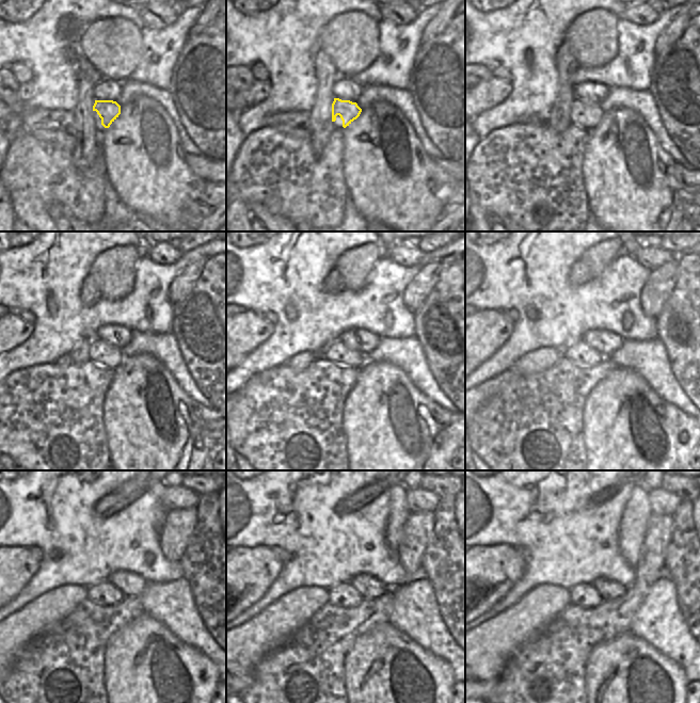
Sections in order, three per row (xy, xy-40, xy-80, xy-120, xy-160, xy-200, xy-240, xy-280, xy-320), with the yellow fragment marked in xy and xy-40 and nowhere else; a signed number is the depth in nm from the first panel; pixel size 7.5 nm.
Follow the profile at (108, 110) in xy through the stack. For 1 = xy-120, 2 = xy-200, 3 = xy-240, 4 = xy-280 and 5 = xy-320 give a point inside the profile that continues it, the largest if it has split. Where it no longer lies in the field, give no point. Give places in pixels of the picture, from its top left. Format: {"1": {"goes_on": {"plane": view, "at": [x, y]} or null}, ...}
{"1": {"goes_on": {"plane": "xy-120", "at": [100, 352]}}, "2": {"goes_on": {"plane": "xy-200", "at": [578, 352]}}, "3": {"goes_on": {"plane": "xy-240", "at": [104, 593]}}, "4": {"goes_on": {"plane": "xy-280", "at": [345, 595]}}, "5": {"goes_on": {"plane": "xy-320", "at": [583, 594]}}}

